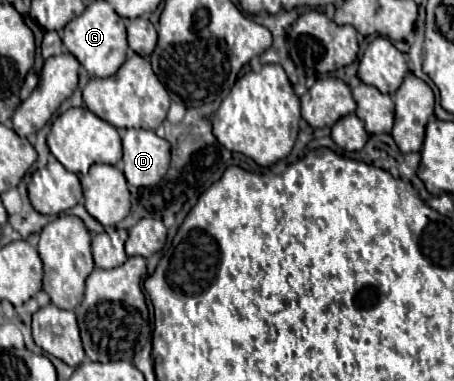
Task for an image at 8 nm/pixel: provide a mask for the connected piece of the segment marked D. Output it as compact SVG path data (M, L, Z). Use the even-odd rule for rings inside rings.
M131 128L123 136L123 174L131 186L155 186L169 168L169 142L153 130Z

